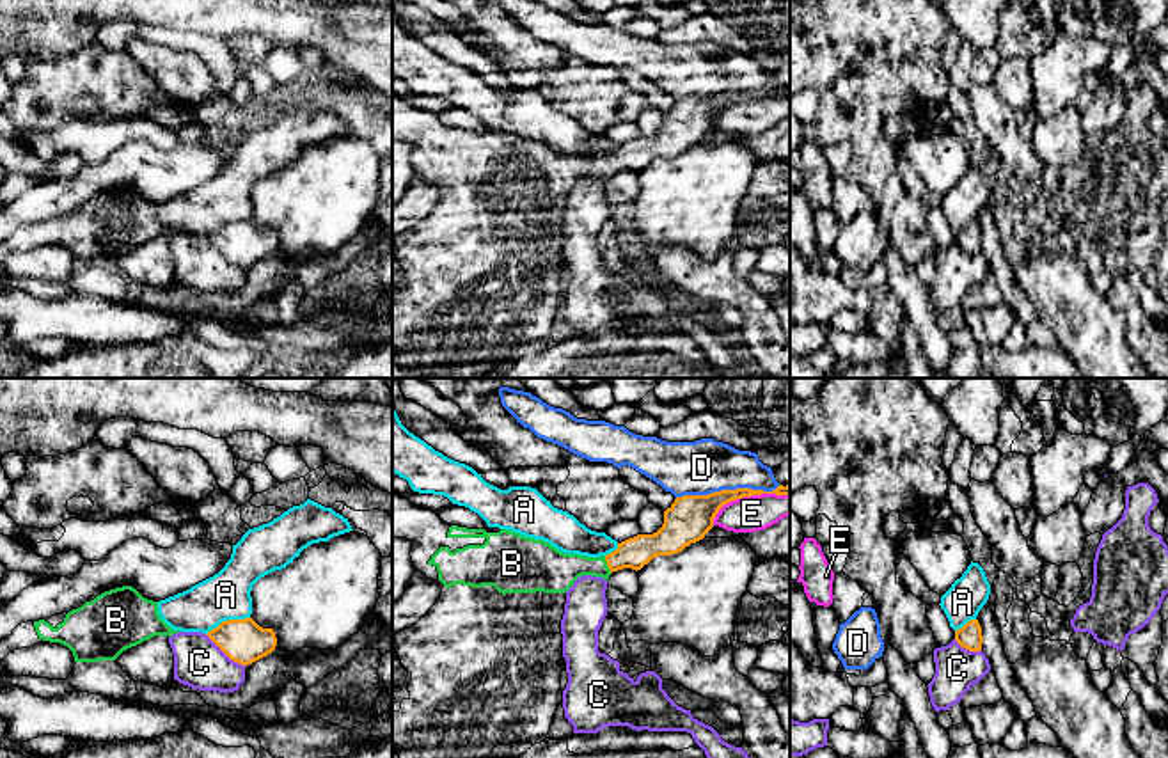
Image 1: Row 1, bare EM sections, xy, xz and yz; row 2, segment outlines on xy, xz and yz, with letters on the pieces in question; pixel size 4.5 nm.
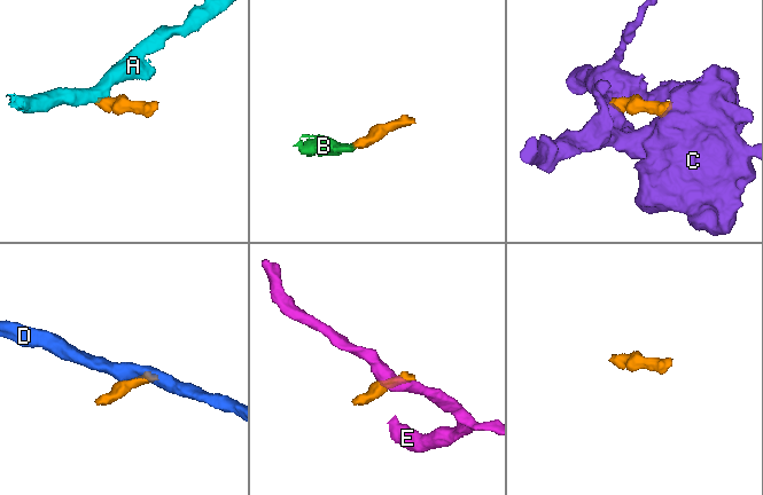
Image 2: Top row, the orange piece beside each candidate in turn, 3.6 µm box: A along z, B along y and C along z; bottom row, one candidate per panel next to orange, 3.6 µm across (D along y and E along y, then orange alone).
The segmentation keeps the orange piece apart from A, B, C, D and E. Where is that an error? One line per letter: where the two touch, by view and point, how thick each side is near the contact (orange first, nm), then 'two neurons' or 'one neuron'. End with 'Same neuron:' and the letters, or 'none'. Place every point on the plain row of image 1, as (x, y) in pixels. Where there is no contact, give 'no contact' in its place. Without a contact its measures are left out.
A: xy (228, 222) | 200/220 nm | two neurons
B: xz (607, 167) | 140/190 nm | one neuron
C: xy (224, 254) | 200/220 nm | two neurons
D: xz (728, 93) | 200/240 nm | two neurons
E: xz (746, 98) | 180/160 nm | two neurons
Same neuron: B

